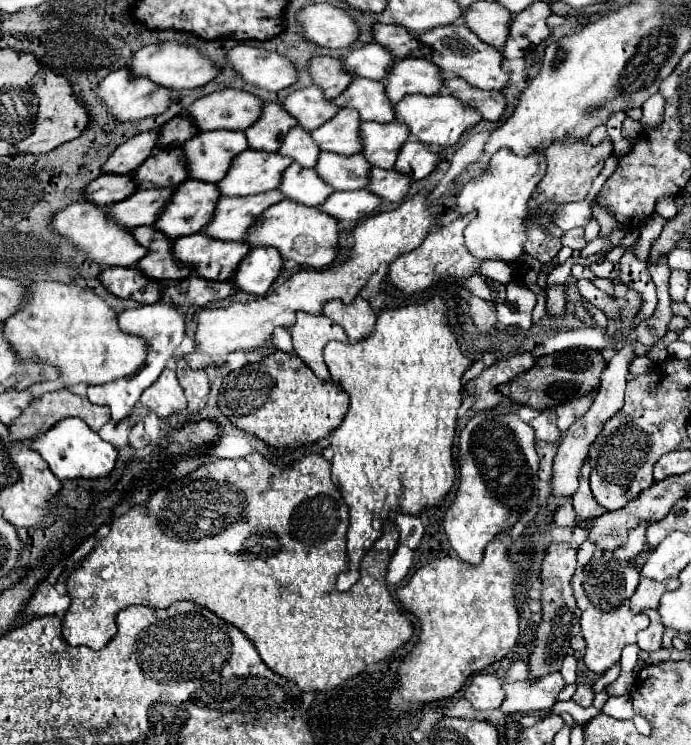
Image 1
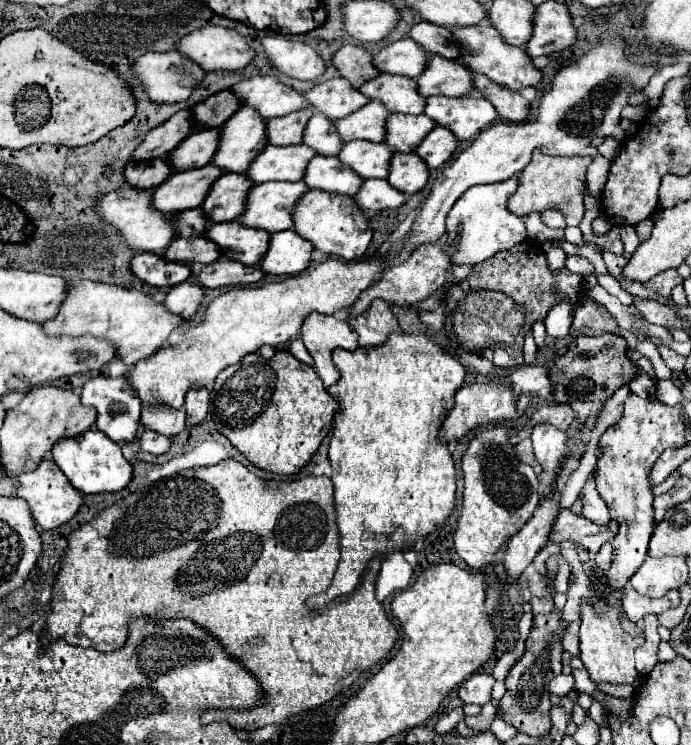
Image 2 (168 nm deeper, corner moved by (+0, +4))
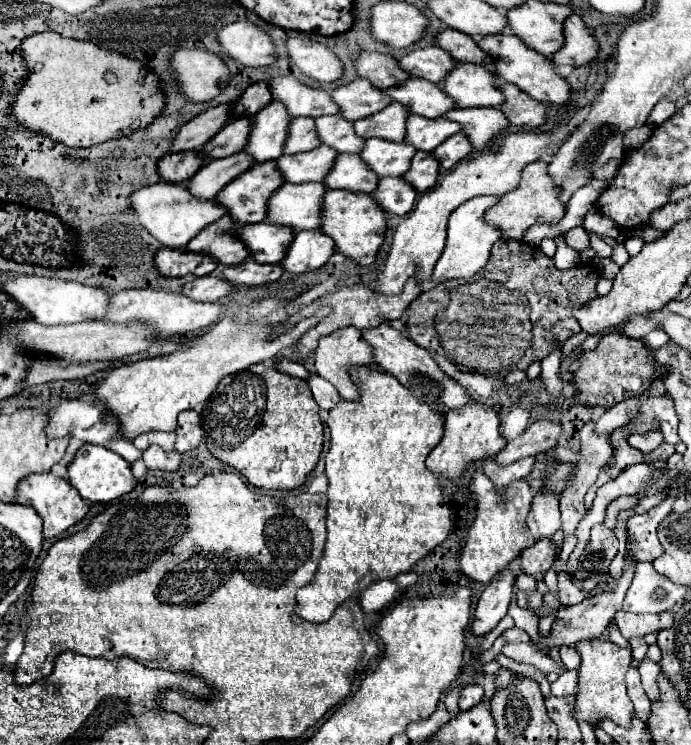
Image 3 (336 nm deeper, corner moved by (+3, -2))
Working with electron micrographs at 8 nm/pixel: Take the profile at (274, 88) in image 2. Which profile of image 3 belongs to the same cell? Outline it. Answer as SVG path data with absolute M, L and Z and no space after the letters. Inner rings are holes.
M292 76L268 80L268 90L272 92L272 100L282 102L286 112L292 118L298 118L298 116L318 118L318 116L338 112L338 106L330 100L328 92L312 90L312 88L300 84Z

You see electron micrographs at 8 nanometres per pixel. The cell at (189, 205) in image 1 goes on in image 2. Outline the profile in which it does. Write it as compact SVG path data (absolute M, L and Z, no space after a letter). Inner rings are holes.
M227 172L215 182L215 186L211 186L201 208L211 222L237 220L245 212L245 202L251 186L253 182L247 174Z

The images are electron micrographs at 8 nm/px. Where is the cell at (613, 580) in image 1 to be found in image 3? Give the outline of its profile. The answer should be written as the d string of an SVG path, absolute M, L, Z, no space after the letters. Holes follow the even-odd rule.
M592 638L592 640L582 640L576 644L576 650L582 658L580 668L578 668L578 692L576 692L576 718L586 720L592 726L600 718L610 718L616 724L628 728L634 708L632 702L626 694L626 672L632 662L632 650L630 648L620 648L610 640L602 638Z

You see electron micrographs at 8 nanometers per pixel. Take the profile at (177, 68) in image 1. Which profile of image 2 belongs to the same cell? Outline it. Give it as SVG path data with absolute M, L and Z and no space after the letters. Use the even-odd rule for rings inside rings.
M205 26L183 38L177 48L199 62L205 72L239 70L255 58L255 50L249 46L247 38L223 26Z

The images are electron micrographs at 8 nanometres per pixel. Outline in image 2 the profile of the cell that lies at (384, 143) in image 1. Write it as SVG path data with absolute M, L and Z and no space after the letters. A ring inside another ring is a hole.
M391 114L391 120L387 120L385 144L397 152L413 152L435 126L439 124L425 114Z

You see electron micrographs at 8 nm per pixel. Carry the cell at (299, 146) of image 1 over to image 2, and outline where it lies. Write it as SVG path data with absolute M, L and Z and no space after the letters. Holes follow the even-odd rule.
M315 112L307 124L303 142L311 148L317 150L317 154L321 156L331 156L331 154L339 154L343 148L343 140L333 124L333 120L329 120L325 114Z

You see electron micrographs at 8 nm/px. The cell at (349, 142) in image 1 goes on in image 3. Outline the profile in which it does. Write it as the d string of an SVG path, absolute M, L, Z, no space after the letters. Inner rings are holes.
M392 102L388 108L354 122L354 132L368 138L382 138L390 142L402 142L404 140L404 122L406 122L408 110L402 108L398 102Z

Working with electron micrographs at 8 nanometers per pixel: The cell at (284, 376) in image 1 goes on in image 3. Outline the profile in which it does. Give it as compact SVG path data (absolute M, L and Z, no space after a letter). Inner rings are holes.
M252 364L242 372L226 376L204 402L202 428L206 432L206 446L218 460L236 468L256 488L294 490L304 484L322 452L324 426L318 410L320 408L306 380L284 374L270 364Z

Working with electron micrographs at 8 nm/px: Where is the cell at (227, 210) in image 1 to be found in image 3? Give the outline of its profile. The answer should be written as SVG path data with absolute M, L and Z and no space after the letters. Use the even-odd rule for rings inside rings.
M322 182L308 184L284 184L268 198L266 222L288 226L294 232L314 230L320 226L322 194L326 192Z

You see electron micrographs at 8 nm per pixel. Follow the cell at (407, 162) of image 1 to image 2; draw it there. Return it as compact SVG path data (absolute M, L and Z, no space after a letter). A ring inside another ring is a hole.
M437 126L415 152L427 162L429 168L439 168L453 156L455 148L457 148L455 134L443 126Z

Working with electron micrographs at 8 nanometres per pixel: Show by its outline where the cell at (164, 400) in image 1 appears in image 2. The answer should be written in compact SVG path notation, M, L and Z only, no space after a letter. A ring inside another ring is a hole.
M143 406L141 420L147 430L163 436L177 436L185 430L185 410L167 410L165 406Z

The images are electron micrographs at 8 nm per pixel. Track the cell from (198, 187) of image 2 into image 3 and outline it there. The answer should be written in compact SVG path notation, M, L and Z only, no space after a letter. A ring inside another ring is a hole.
M244 152L232 154L228 158L220 158L220 160L210 160L200 168L200 172L196 172L196 176L192 176L186 182L186 188L192 196L200 200L216 198L216 194L228 182L232 182L242 172L246 172L250 166L252 166L252 160Z

